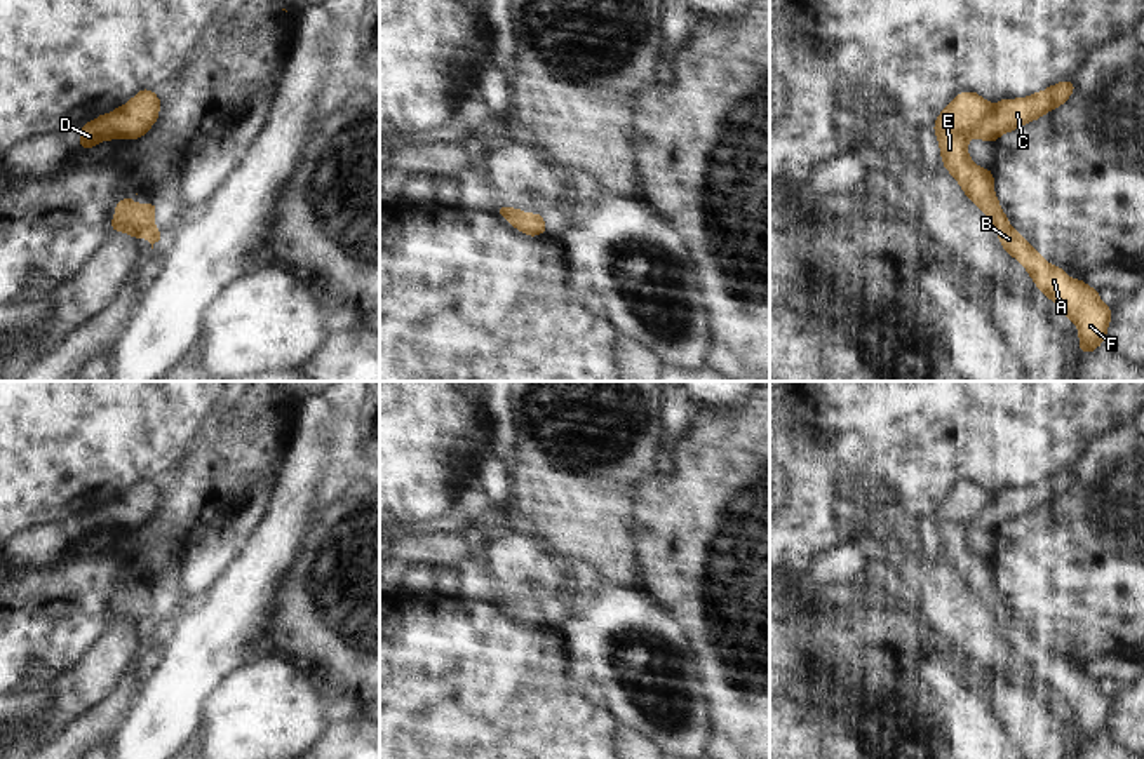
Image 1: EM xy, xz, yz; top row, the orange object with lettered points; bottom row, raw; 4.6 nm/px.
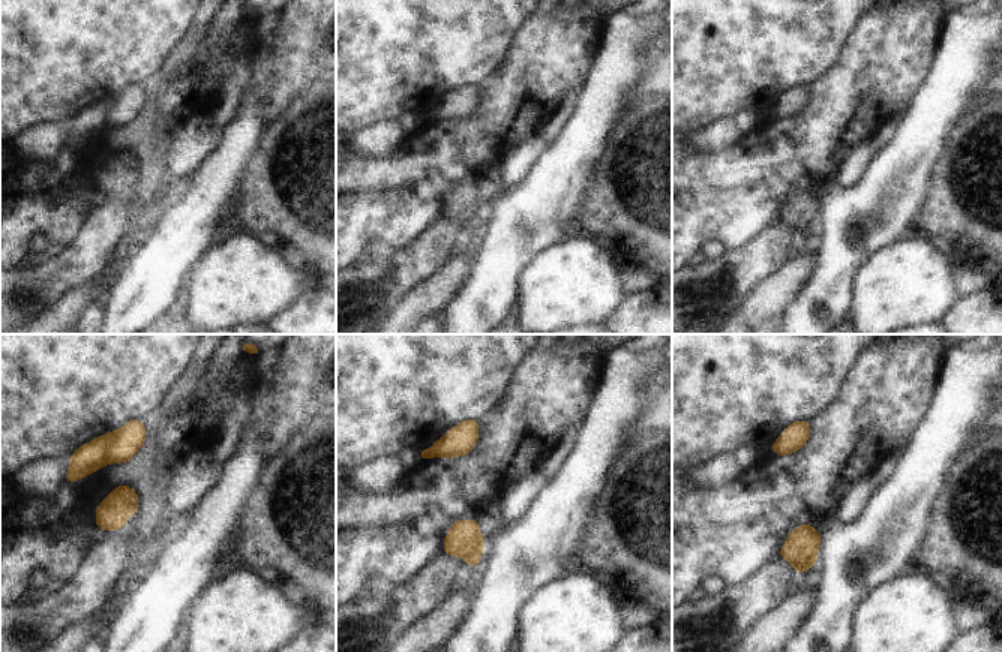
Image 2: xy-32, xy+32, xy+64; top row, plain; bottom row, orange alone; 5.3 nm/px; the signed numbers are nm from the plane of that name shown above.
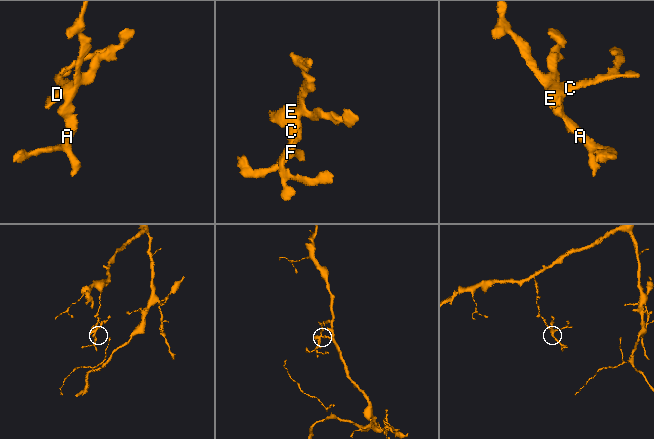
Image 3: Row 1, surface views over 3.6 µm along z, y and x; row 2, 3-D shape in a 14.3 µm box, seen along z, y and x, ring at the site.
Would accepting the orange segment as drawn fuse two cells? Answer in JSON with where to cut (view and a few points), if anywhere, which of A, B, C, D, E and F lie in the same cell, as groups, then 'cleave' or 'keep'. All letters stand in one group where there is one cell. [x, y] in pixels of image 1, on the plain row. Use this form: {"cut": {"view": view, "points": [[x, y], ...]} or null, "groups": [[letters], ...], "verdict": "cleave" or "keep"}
{"cut": null, "groups": [["A", "B", "C", "D", "E", "F"]], "verdict": "keep"}

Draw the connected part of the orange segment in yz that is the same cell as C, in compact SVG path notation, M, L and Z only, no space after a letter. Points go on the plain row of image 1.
M1062 470L1059 475L1050 475L1045 482L1024 489L999 489L998 496L989 494L977 482L959 482L939 505L933 521L945 559L958 569L966 587L993 609L1003 639L1027 658L1040 681L1062 696L1064 707L1074 710L1080 719L1080 738L1083 743L1090 743L1104 731L1113 698L1107 698L1099 689L1099 682L1083 670L1071 670L1060 656L1050 656L1006 613L1006 602L999 601L999 590L993 583L993 562L975 555L966 540L970 527L994 533L1001 524L1066 493L1074 479L1073 472Z

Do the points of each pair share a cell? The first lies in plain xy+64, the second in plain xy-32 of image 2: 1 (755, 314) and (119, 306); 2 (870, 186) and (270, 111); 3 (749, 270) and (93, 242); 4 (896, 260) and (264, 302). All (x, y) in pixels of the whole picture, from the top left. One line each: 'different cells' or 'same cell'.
1: different cells
2: different cells
3: same cell
4: same cell

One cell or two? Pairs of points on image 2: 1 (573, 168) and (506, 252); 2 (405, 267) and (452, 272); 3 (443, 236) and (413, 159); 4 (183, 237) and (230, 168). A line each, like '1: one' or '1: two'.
1: one
2: two
3: two
4: one

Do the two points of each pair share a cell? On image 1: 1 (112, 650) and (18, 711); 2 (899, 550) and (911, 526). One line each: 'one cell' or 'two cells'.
1: one cell
2: two cells

